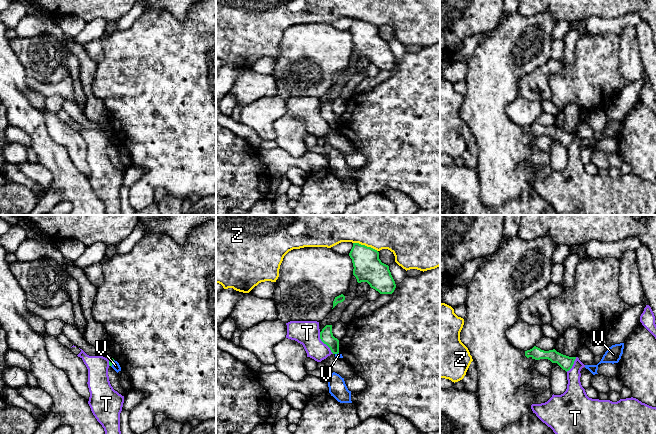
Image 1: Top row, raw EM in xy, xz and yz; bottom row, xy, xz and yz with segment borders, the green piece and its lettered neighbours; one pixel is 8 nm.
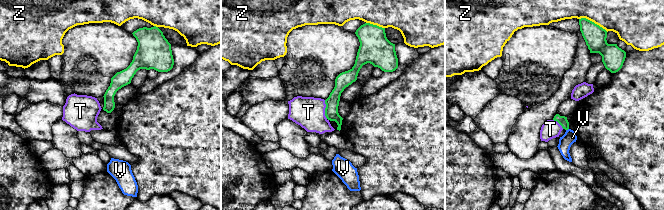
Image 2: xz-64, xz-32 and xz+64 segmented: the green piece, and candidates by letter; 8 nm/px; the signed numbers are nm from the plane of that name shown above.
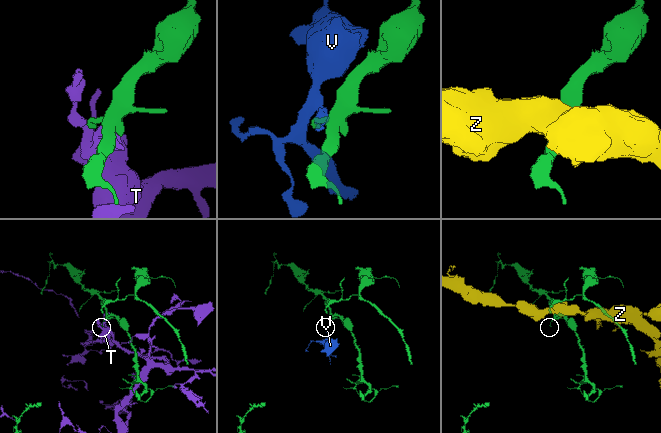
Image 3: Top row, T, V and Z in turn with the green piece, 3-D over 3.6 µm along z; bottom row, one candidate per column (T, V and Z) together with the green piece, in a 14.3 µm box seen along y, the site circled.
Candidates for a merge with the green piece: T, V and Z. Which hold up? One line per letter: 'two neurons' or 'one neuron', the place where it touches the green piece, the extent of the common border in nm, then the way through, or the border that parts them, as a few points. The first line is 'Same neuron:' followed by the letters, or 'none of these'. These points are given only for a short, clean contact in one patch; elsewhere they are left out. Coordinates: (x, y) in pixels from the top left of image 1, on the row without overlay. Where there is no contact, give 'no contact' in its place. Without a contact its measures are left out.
Same neuron: none of these
T: two neurons; meets green in xz at (324, 119); contact 200 nm long
V: two neurons; meets green in xy at (112, 139); contact 60 nm long; border along xy (114, 136), (111, 142)
Z: two neurons; meets green in xz at (364, 21); contact 220 nm long

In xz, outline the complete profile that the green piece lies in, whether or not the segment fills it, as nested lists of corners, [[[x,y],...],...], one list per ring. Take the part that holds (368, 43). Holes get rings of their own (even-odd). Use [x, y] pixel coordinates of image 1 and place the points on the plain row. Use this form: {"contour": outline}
{"contour": [[[353,19],[349,29],[353,39],[353,51],[357,58],[367,58],[380,70],[392,70],[396,64],[389,42],[379,35],[379,28],[371,23]]]}

